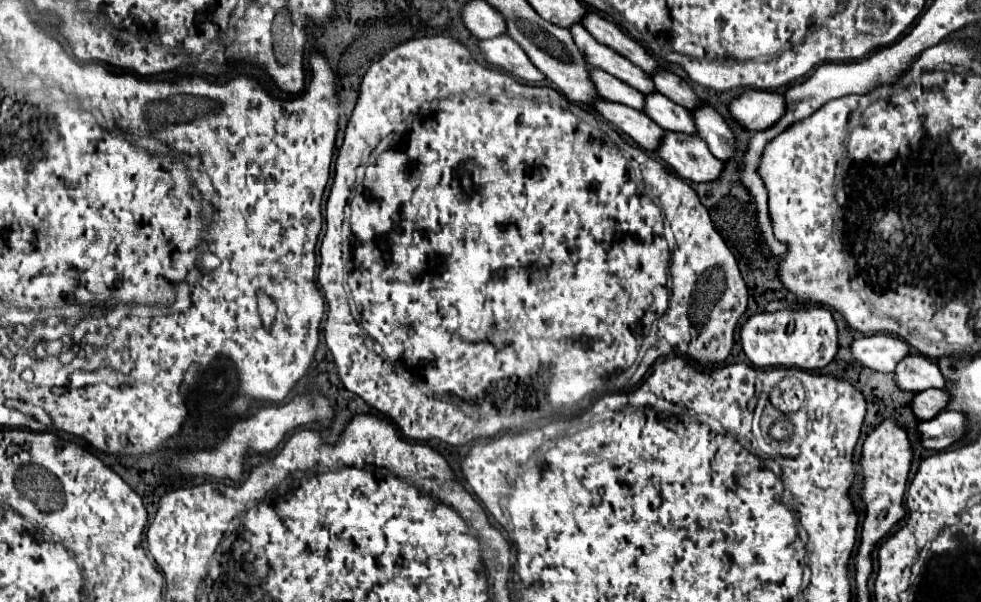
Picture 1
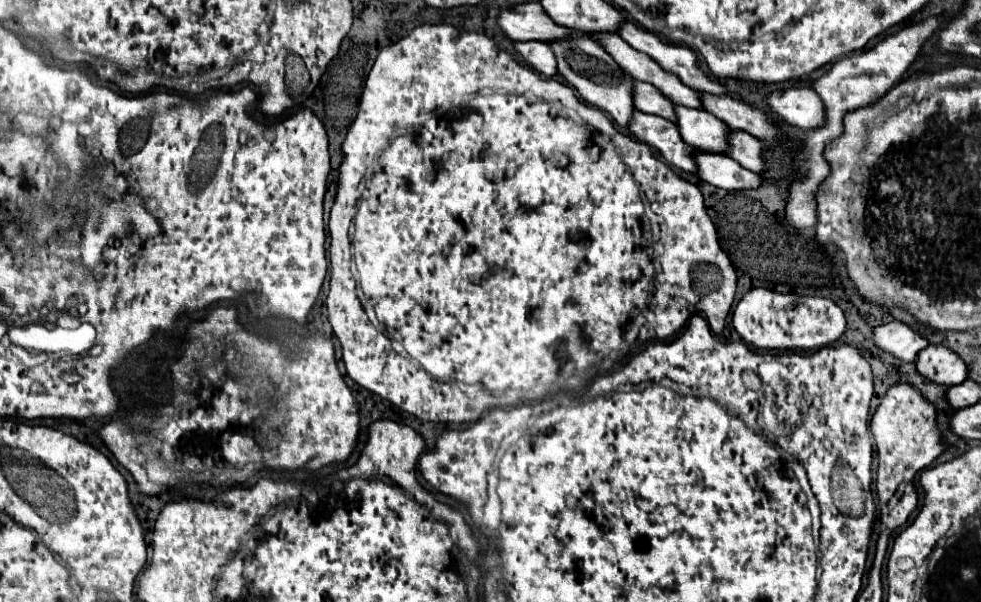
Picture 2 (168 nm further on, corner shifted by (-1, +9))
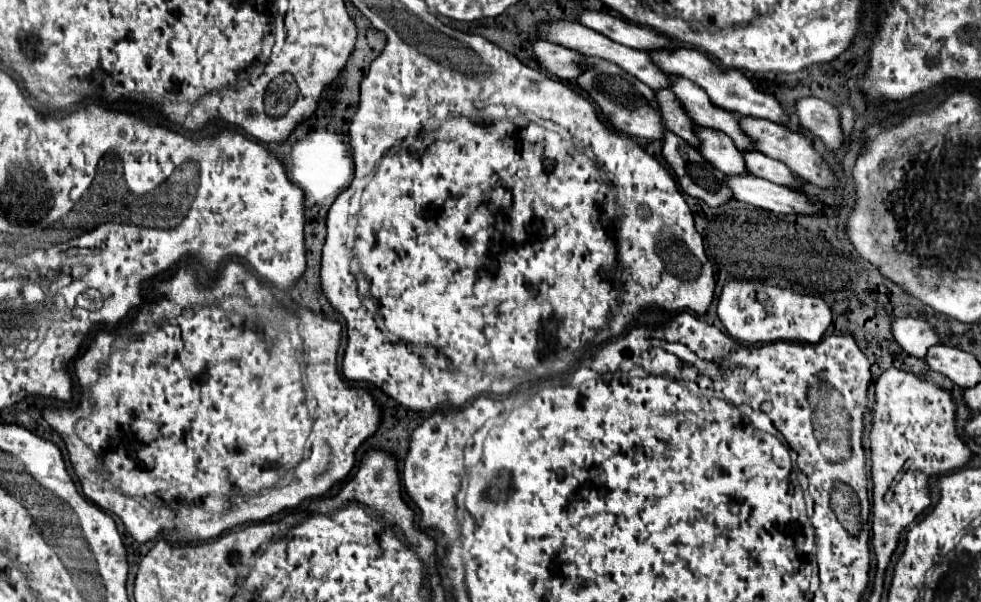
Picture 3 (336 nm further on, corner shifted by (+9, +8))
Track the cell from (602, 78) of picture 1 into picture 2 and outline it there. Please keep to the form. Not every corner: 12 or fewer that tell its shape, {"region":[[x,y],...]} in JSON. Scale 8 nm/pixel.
{"region":[[635,83],[635,107],[677,123],[673,103],[649,83]]}

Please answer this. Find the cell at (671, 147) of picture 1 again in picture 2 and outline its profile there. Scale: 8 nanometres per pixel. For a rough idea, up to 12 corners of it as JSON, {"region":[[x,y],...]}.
{"region":[[695,151],[699,177],[727,191],[757,189],[763,177],[721,153]]}

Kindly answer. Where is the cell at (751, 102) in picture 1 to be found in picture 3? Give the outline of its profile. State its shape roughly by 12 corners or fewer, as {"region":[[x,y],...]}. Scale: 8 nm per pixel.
{"region":[[819,98],[795,102],[801,130],[831,150],[841,146],[833,104]]}

